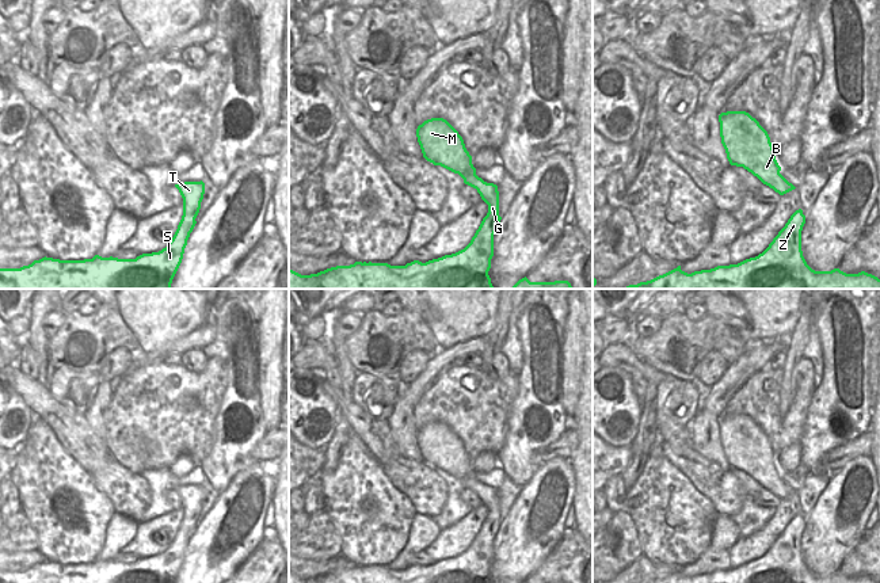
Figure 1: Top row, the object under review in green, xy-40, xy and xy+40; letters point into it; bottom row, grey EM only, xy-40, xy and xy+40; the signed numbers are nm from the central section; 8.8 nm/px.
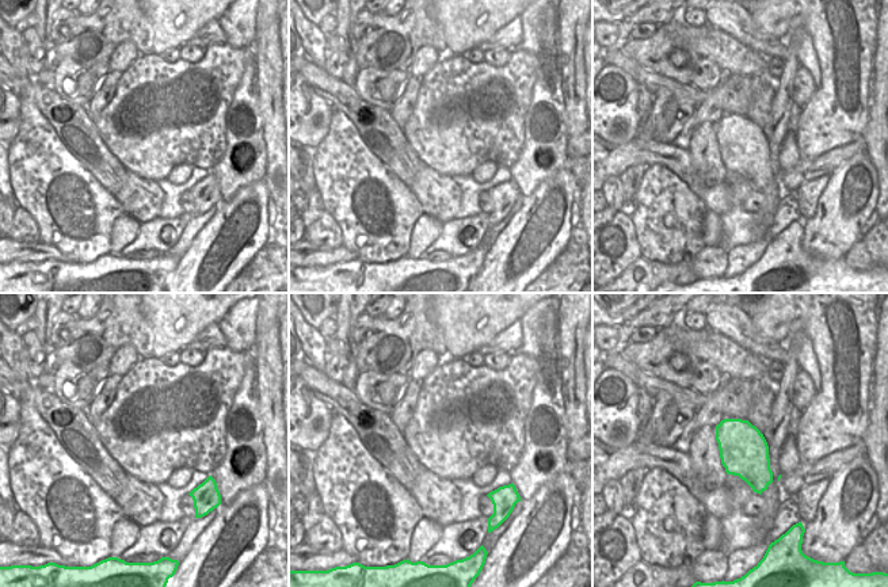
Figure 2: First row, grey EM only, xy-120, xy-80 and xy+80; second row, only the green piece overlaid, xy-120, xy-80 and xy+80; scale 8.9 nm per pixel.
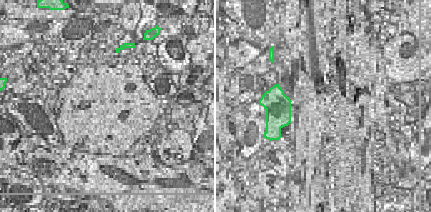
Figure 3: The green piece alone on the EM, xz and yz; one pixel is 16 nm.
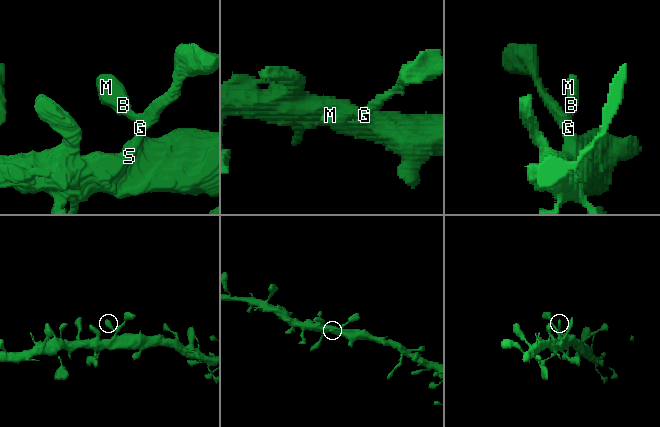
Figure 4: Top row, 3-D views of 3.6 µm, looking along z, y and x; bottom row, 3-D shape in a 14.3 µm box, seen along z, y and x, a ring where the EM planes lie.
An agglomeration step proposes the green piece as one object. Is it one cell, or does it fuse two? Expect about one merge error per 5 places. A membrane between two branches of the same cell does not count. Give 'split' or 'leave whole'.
leave whole

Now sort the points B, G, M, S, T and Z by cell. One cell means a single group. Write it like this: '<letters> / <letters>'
B G M S T Z

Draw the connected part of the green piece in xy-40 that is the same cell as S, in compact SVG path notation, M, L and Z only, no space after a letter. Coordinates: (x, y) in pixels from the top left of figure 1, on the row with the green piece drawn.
M205 183L175 187L183 198L183 216L172 240L159 252L136 259L102 258L60 260L42 258L20 268L0 268L0 289L171 289L193 232Z

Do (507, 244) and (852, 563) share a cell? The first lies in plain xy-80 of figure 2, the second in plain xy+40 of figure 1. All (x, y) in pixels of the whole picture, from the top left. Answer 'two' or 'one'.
two

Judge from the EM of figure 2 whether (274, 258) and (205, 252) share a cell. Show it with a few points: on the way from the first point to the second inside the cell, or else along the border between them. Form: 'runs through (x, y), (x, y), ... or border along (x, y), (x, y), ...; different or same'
border along (269, 240), (232, 278); different

